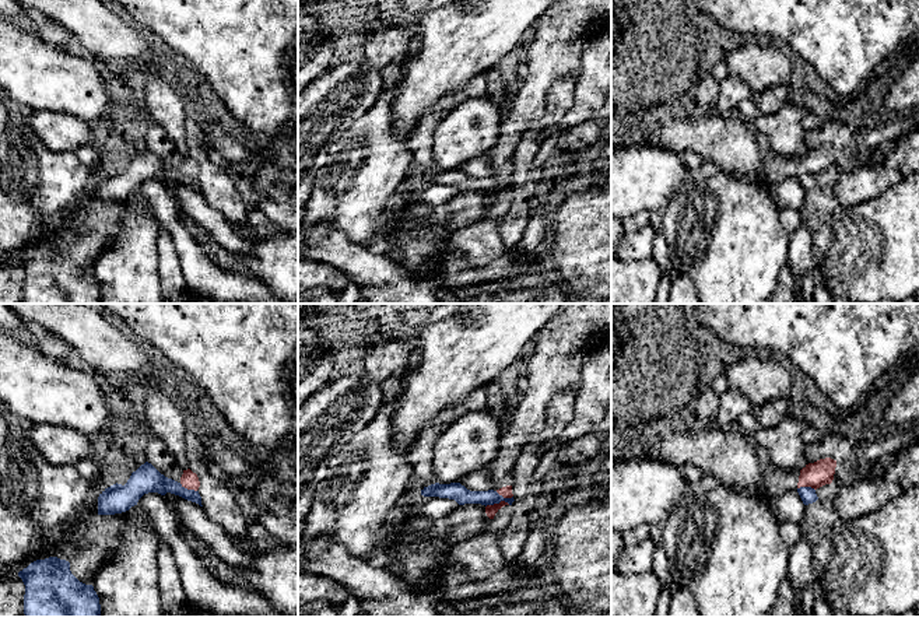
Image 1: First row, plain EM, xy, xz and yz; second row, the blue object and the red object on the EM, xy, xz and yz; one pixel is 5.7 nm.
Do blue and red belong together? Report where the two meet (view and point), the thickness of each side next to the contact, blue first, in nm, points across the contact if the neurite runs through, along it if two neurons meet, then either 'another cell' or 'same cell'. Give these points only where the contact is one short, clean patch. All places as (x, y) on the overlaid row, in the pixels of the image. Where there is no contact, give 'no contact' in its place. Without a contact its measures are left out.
xz (498, 502) | 100/60 nm | along xz (512, 495), (486, 507) | another cell

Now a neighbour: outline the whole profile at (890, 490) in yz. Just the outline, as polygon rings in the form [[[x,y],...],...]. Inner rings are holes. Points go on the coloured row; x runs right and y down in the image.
[[[863,480],[852,485],[841,485],[834,502],[839,519],[852,520],[876,512],[881,505],[897,498],[904,488],[892,480]]]

